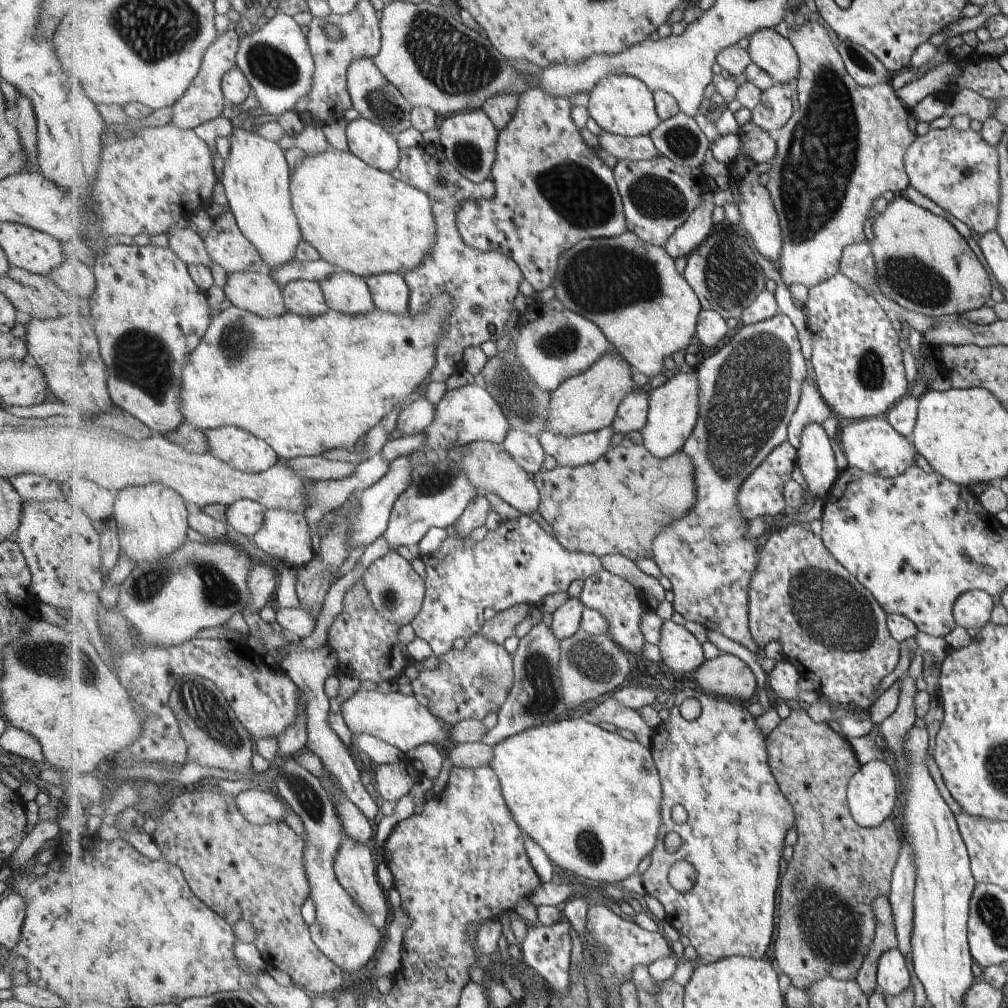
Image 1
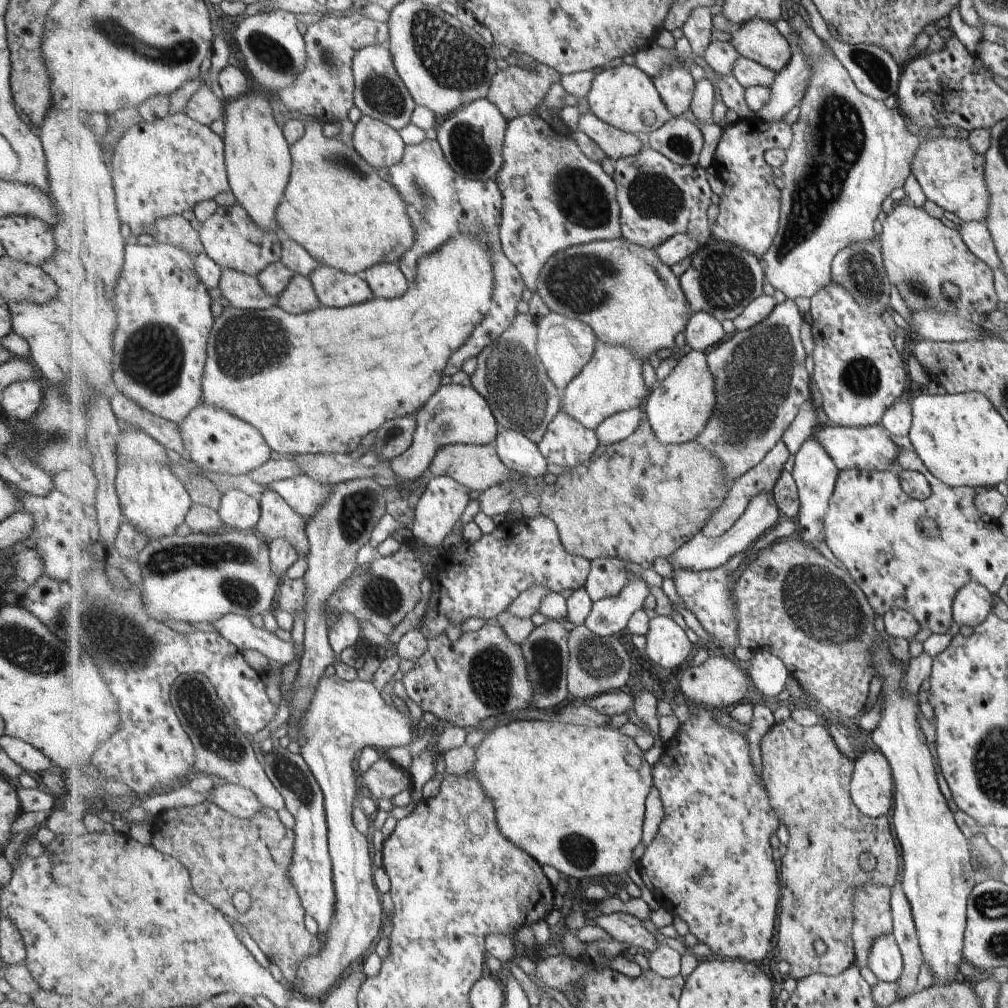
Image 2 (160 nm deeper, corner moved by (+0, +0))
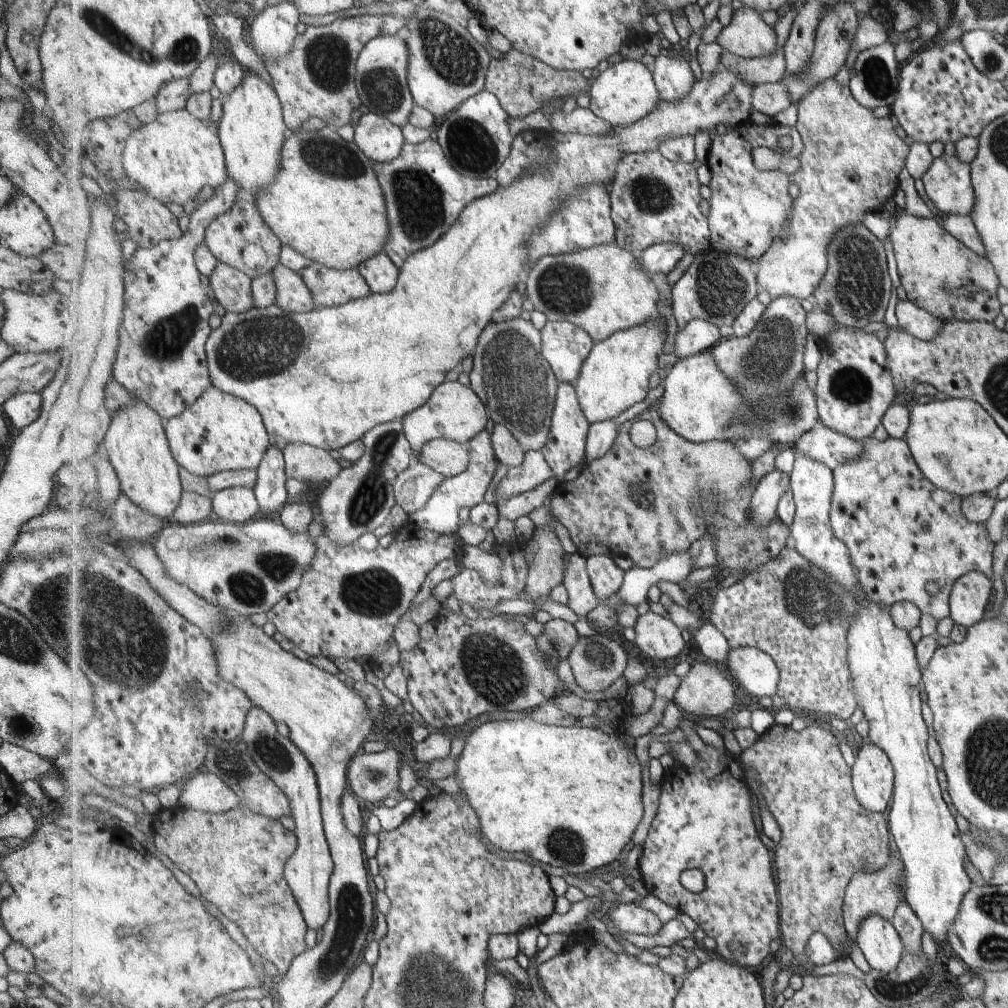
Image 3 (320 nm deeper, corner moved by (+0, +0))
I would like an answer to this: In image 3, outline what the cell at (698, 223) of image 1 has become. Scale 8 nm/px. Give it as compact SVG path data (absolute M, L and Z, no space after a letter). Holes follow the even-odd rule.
M660 242L647 246L639 254L641 266L650 275L669 274L685 254L685 248L676 242Z

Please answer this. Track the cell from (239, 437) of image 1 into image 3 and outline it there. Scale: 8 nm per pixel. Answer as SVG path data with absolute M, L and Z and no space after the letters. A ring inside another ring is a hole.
M213 384L183 414L164 422L169 446L181 467L197 476L257 469L273 444L260 410Z

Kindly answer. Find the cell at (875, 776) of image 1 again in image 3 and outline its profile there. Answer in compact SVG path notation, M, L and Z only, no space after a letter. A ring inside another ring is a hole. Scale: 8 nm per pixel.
M867 743L857 750L852 781L856 797L867 810L882 813L892 804L896 770L889 755L875 743Z

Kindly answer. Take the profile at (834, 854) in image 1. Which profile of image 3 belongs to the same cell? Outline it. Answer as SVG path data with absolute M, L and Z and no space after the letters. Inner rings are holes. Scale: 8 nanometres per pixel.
M809 721L808 725L802 731L796 732L789 725L773 725L773 728L762 734L757 740L748 748L746 748L739 755L744 769L746 770L746 776L748 778L755 779L760 783L760 792L764 796L764 800L767 804L768 810L773 814L779 828L781 829L780 841L775 844L773 852L773 860L775 869L777 869L778 876L778 893L781 895L781 939L784 941L784 945L787 949L793 952L794 962L800 964L804 968L810 968L815 964L810 962L810 958L806 953L809 939L816 933L821 931L826 934L831 942L836 946L837 950L842 952L841 958L847 956L846 947L844 944L849 940L849 934L846 927L846 920L844 919L844 898L846 890L848 889L849 883L852 878L859 872L867 870L877 870L886 867L892 859L891 852L894 851L894 844L892 834L888 829L888 821L885 820L885 816L882 813L876 813L867 810L856 797L856 790L852 781L852 767L843 760L843 754L839 750L839 742L841 738L834 736L832 729L827 727L823 721ZM865 857L869 857L870 863L868 866L864 864Z

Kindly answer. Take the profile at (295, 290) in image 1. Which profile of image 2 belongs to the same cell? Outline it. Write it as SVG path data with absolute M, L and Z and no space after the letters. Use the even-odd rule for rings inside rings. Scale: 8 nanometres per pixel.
M296 273L277 298L283 310L291 314L303 314L323 306L313 281L308 276Z

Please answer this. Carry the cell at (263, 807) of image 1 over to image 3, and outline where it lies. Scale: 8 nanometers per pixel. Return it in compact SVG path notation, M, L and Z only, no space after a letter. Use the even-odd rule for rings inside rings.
M204 771L195 773L184 782L180 806L194 811L224 813L243 804L239 795L221 777Z

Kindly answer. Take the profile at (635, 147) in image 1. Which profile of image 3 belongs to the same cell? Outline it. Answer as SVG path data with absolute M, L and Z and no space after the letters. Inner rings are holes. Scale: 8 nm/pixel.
M577 107L570 113L555 111L549 117L550 126L563 133L581 133L584 135L604 135L613 130L613 125L599 118L590 108Z

